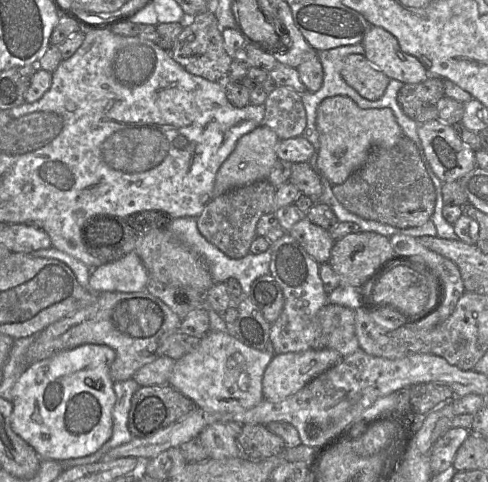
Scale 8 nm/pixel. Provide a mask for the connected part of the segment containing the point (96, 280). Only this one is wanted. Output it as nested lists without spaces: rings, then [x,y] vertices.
[[[136,251],[91,269],[89,289],[104,292],[138,292],[145,290],[150,275]]]

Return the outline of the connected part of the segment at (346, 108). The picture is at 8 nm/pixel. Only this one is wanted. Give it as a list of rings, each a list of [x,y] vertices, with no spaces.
[[[343,95],[322,100],[317,108],[316,128],[319,134],[317,165],[332,185],[342,184],[360,169],[373,147],[392,148],[405,136],[390,108],[362,109]]]

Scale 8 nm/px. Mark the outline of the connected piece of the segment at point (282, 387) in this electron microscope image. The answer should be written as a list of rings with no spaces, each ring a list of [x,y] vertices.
[[[328,348],[274,355],[263,375],[263,400],[279,402],[296,394],[342,359],[338,351]]]

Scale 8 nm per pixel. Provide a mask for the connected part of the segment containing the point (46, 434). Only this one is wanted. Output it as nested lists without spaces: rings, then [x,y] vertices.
[[[85,344],[29,365],[12,389],[10,424],[14,433],[28,443],[41,459],[62,462],[98,451],[110,439],[113,431],[112,411],[116,395],[110,366],[115,357],[115,351],[106,345]]]

